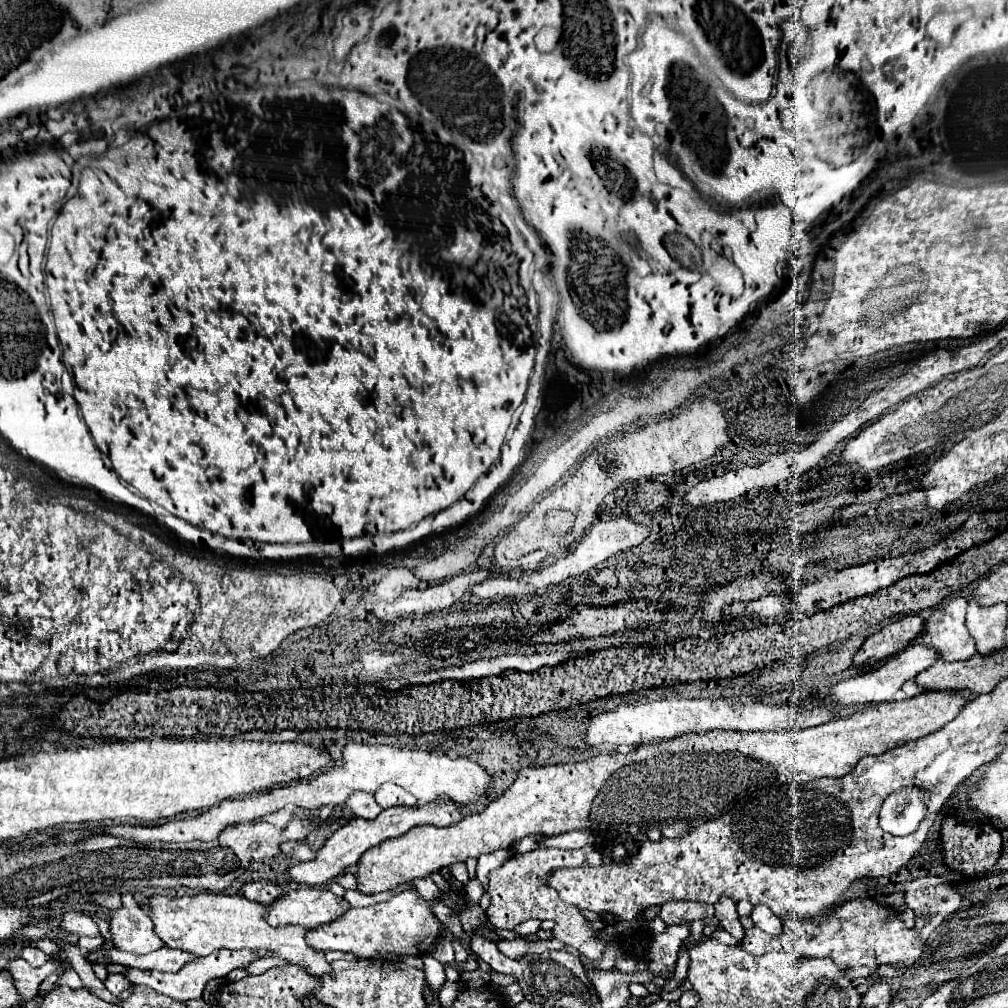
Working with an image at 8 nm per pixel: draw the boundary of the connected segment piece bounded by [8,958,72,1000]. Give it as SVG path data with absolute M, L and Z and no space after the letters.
M16 958L16 960L12 960L10 966L8 966L10 974L12 974L14 980L16 980L18 992L22 994L24 1000L32 1000L32 998L38 994L38 986L42 984L42 980L48 978L50 974L54 974L58 968L62 968L62 970L72 970L72 964L70 964L70 962L54 962L54 960L48 960L44 966L32 968L32 966L26 964L22 958Z

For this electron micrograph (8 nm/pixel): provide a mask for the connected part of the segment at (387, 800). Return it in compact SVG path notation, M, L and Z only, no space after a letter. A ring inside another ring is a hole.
M384 784L376 794L376 802L382 808L392 808L392 806L420 806L418 800L414 800L414 796L410 796L406 790L398 788L396 784Z

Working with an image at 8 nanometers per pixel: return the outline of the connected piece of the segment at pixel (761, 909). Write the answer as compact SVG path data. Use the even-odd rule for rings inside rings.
M756 906L754 910L752 910L752 922L760 928L760 930L764 930L766 934L770 934L770 936L780 936L782 934L782 920L776 916L776 914L772 914L772 910L770 908L766 908L766 906Z

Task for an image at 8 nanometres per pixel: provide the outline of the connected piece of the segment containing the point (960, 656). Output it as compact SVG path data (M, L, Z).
M950 598L944 606L936 608L934 614L928 618L928 622L926 622L926 634L930 636L932 648L938 648L938 660L946 660L946 662L968 660L976 652L976 644L974 644L972 636L968 634L966 624L964 624L966 606L968 606L966 598Z

